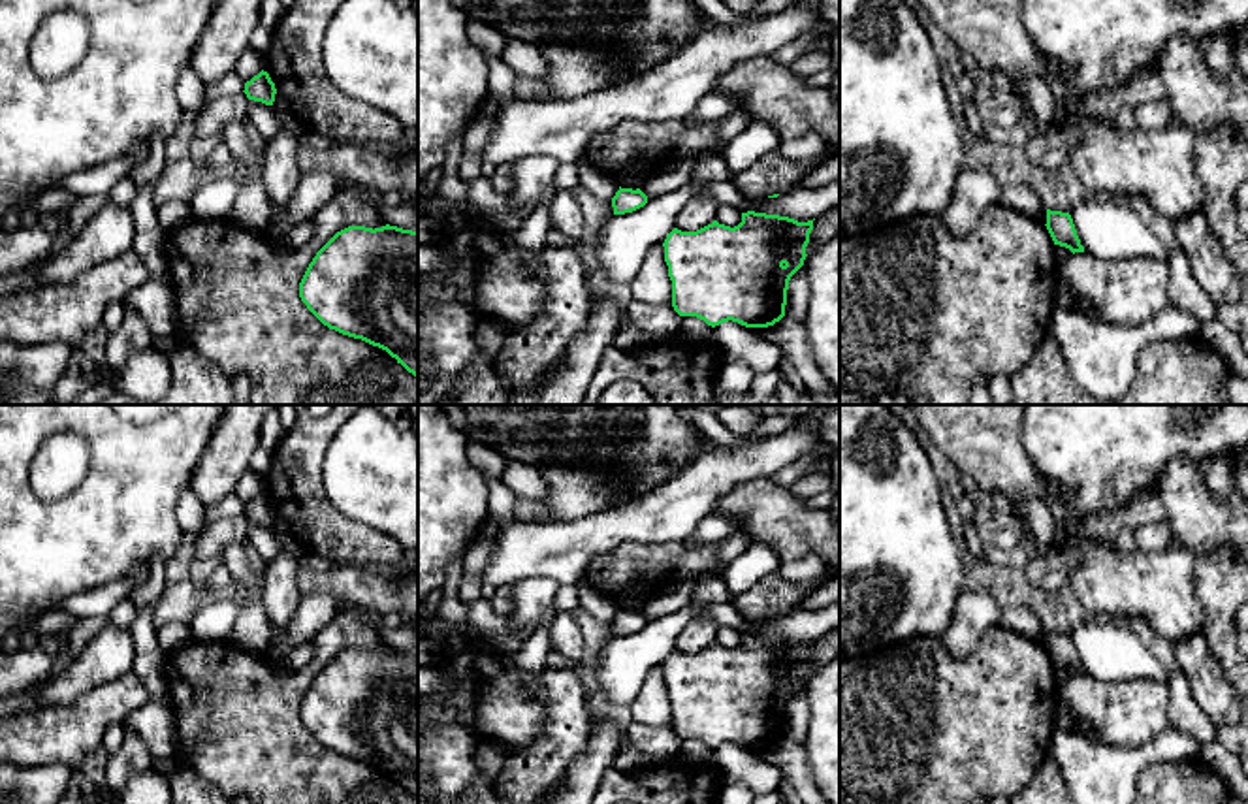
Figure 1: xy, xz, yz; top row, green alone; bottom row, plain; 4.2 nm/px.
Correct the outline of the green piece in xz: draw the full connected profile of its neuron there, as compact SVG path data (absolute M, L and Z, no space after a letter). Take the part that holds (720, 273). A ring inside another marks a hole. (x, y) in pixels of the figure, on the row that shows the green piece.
M747 211L734 228L712 224L696 232L674 228L663 247L672 281L672 307L680 316L696 316L715 328L738 322L745 328L768 328L785 316L791 277L804 265L813 220Z

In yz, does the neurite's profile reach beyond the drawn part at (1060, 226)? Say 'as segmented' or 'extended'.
as segmented

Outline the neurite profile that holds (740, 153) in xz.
M753 122L725 145L721 156L728 166L728 173L736 177L747 171L760 156L776 151L781 141L774 126Z

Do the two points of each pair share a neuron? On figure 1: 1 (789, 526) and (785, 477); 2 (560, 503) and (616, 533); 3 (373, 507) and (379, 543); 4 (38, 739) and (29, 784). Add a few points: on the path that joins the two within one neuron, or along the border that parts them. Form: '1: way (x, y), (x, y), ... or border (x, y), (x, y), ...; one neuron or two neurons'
1: border (768, 477), (789, 488); two neurons
2: border (625, 501), (578, 518), (550, 520); two neurons
3: border (337, 511), (386, 531), (398, 543); two neurons
4: border (19, 763), (64, 763), (72, 771); two neurons

